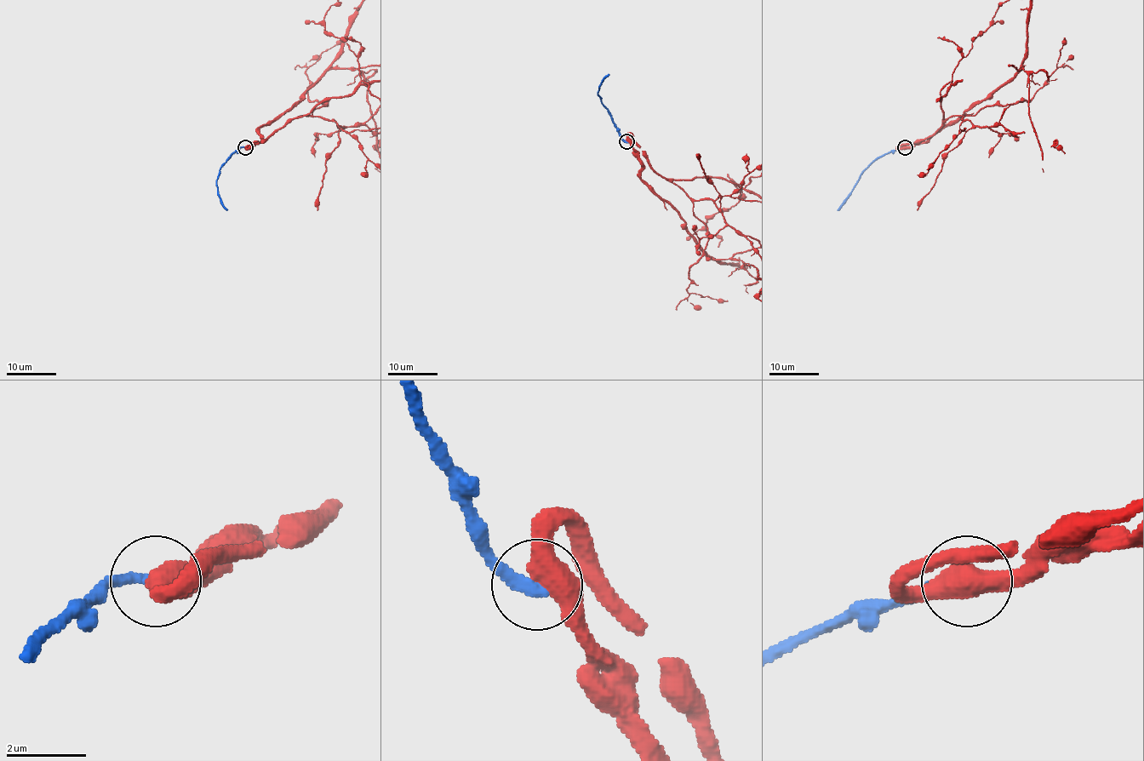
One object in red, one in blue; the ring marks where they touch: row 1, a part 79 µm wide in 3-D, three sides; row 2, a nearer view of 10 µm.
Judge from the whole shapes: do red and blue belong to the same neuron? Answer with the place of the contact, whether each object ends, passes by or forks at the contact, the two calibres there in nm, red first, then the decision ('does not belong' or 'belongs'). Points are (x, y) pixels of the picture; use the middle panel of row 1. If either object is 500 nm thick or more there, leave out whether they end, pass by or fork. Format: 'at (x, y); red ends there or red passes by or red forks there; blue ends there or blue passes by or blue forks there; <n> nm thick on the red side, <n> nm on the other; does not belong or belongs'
at (626, 141); 500 nm thick on the red side, 340 nm on the other; belongs

